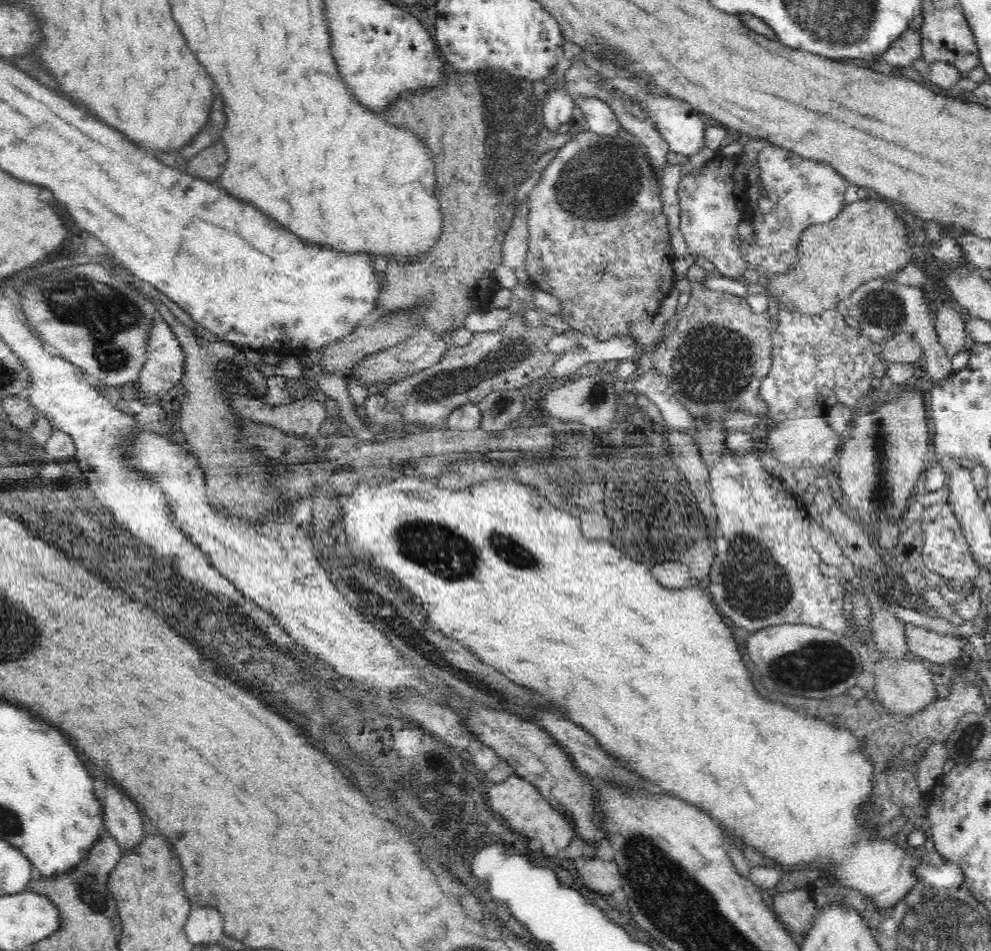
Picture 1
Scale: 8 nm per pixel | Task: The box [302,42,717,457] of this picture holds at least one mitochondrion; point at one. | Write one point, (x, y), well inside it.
(506, 105)

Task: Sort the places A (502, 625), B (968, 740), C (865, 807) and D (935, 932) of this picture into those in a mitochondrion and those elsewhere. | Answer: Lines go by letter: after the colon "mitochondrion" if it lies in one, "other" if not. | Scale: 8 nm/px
A: other
B: mitochondrion
C: other
D: mitochondrion

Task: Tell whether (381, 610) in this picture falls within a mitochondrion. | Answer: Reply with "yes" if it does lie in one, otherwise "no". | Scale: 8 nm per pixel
yes

